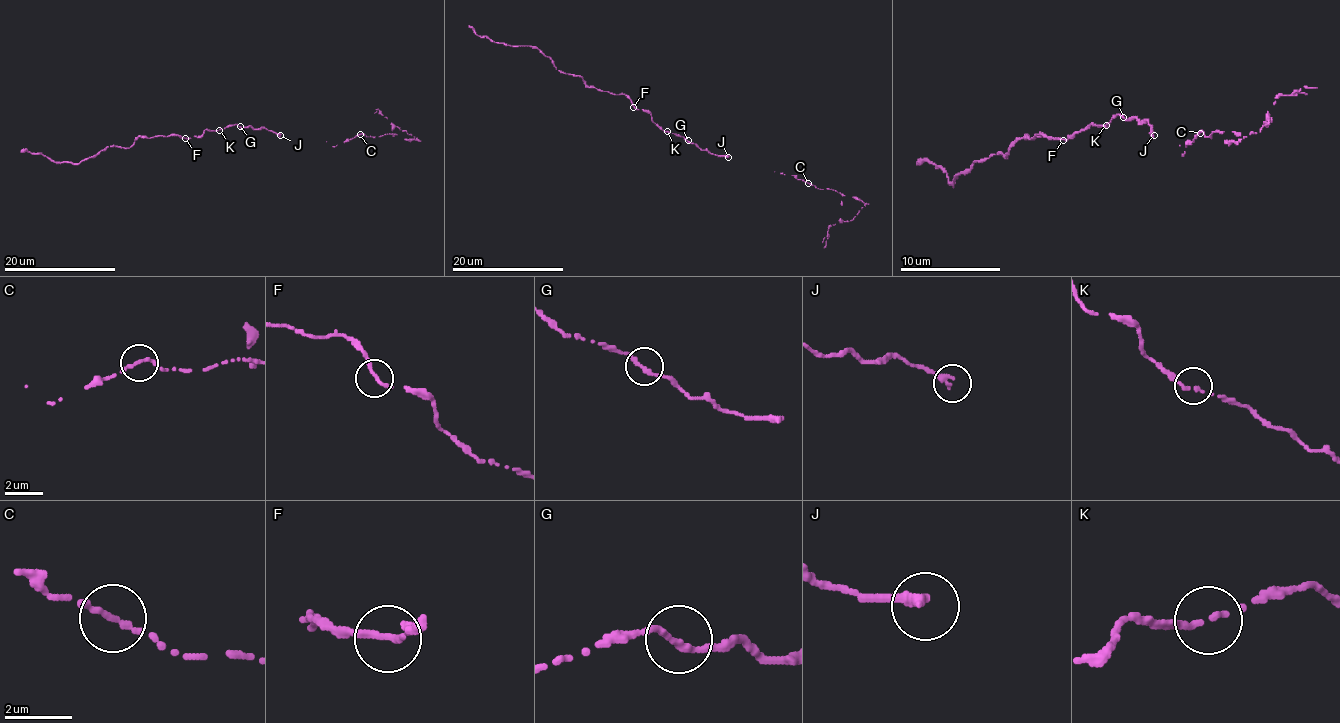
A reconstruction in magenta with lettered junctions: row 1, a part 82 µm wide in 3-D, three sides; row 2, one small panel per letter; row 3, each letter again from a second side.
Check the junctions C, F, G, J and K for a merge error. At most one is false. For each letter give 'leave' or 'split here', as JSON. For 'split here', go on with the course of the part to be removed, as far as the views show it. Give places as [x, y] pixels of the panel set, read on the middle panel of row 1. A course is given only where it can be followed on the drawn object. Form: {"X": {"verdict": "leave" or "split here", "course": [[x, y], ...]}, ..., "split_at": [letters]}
{"C": {"verdict": "split here", "course": [[808, 182], [819, 189], [828, 188], [857, 198], [864, 203], [849, 221], [839, 220], [830, 224], [823, 248]]}, "F": {"verdict": "leave"}, "G": {"verdict": "leave"}, "J": {"verdict": "leave"}, "K": {"verdict": "leave"}, "split_at": ["C"]}

